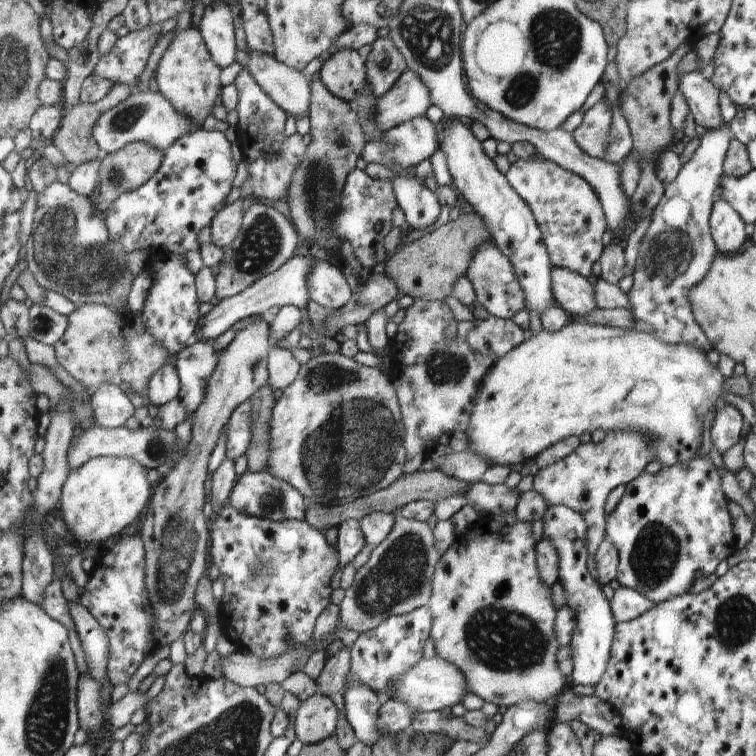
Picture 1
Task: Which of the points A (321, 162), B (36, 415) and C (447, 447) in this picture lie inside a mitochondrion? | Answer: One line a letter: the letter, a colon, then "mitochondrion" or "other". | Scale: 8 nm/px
A: mitochondrion
B: other
C: other

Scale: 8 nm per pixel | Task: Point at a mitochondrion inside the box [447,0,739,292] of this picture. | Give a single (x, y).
(555, 36)

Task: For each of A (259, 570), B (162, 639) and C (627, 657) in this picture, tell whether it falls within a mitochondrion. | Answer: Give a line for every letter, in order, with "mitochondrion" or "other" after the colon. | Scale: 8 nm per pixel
A: mitochondrion
B: other
C: other

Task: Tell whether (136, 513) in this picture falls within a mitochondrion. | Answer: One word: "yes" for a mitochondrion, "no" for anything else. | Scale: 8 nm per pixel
no

